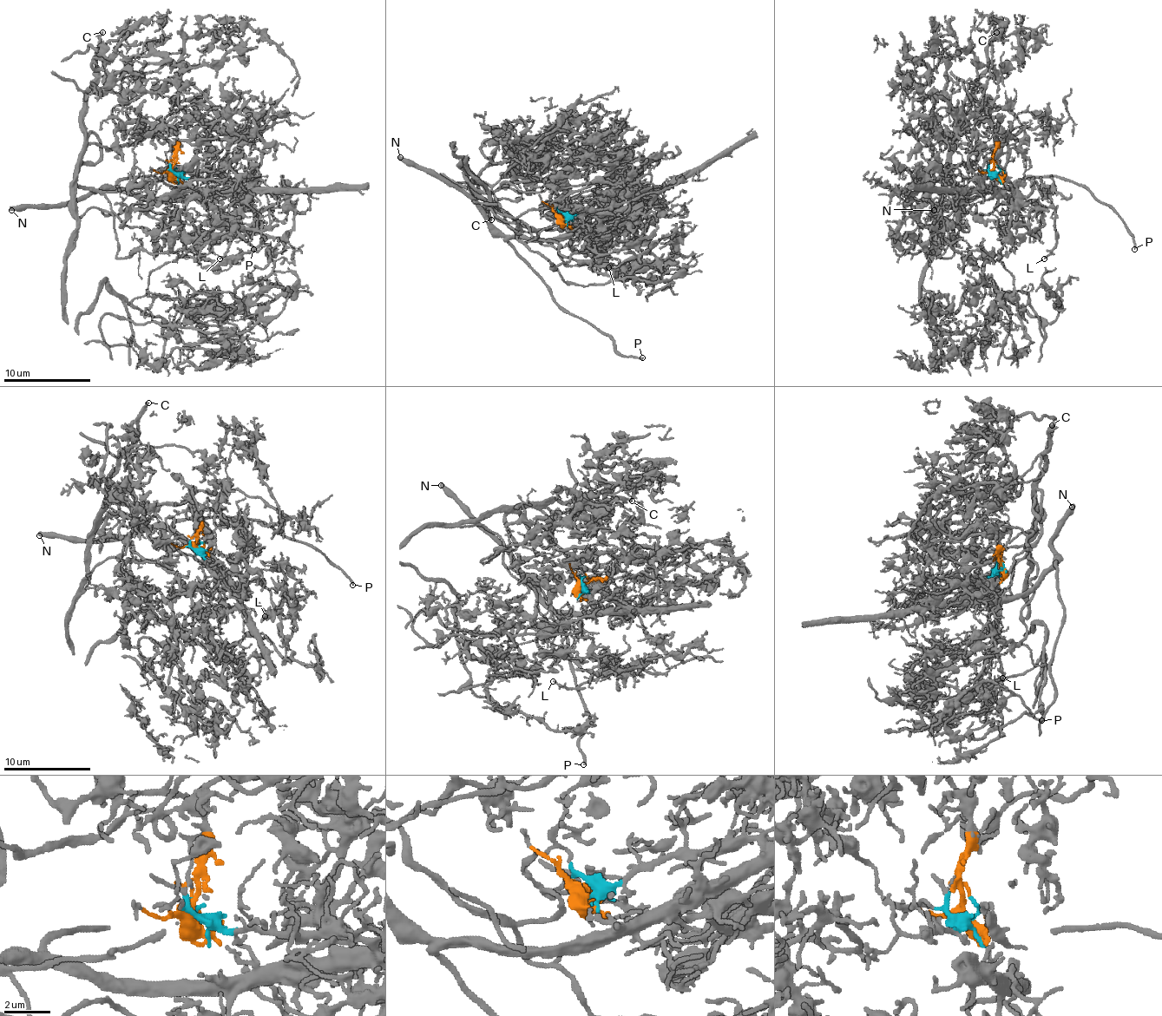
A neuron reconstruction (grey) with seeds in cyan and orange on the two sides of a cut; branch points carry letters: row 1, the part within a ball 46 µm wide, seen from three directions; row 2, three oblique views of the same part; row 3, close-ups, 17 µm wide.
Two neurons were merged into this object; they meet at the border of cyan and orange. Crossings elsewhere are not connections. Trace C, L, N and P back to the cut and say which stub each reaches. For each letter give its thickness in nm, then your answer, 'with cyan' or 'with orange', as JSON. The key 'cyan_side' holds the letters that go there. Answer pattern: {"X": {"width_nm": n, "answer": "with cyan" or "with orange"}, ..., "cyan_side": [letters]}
{"C": {"width_nm": 220, "answer": "with orange"}, "L": {"width_nm": 170, "answer": "with orange"}, "N": {"width_nm": 420, "answer": "with cyan"}, "P": {"width_nm": 180, "answer": "with cyan"}, "cyan_side": ["N", "P"]}

